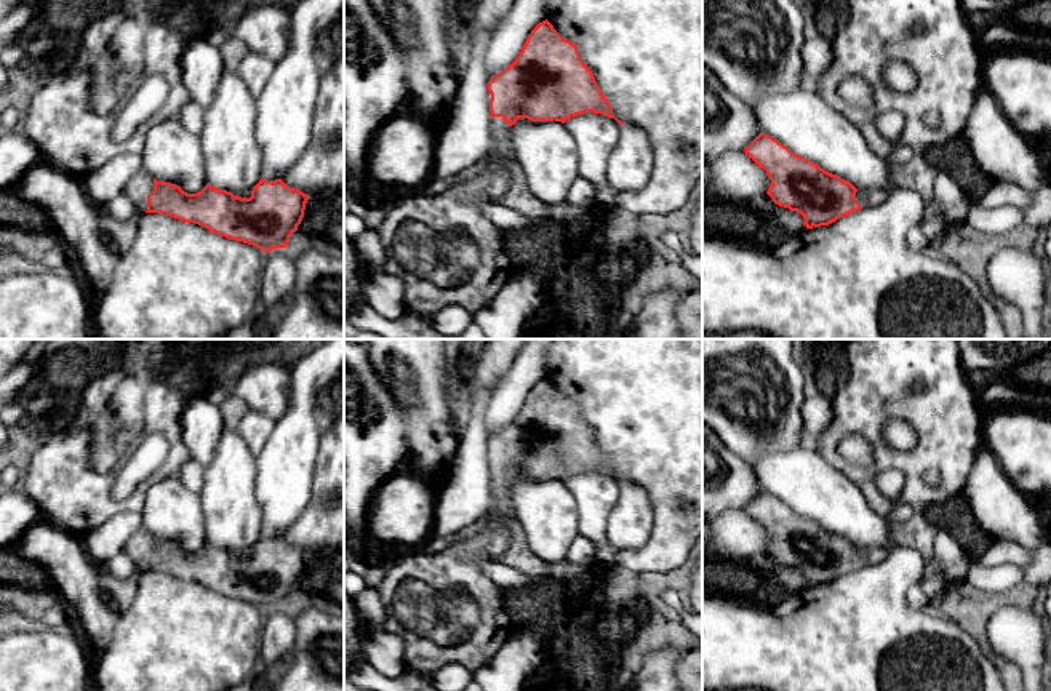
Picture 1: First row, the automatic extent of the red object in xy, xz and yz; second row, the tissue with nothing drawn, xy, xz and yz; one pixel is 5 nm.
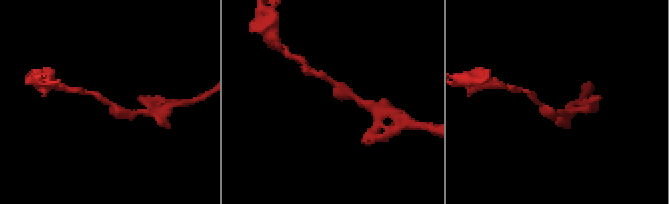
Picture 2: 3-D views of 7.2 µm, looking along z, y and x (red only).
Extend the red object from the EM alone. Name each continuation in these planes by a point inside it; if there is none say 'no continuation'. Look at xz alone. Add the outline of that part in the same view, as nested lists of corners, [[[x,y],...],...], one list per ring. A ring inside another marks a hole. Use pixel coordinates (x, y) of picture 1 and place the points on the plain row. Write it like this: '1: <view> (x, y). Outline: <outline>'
1: xz (499, 485). Outline: [[[494,475],[491,478],[491,486],[493,486],[496,502],[501,504],[501,505],[506,505],[507,493],[509,493],[509,488],[510,488],[507,480],[502,475]]]

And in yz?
1: yz (867, 557). Outline: [[[857,549],[854,557],[861,561],[861,566],[870,566],[881,561],[886,553],[883,549]]]

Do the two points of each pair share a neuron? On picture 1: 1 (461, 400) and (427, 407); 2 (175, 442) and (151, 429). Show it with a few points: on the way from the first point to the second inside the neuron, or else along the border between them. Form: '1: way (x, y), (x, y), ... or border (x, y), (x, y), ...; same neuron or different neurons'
1: border (445, 367), (448, 411), (459, 437); different neurons
2: way (168, 435), (157, 429); same neuron

